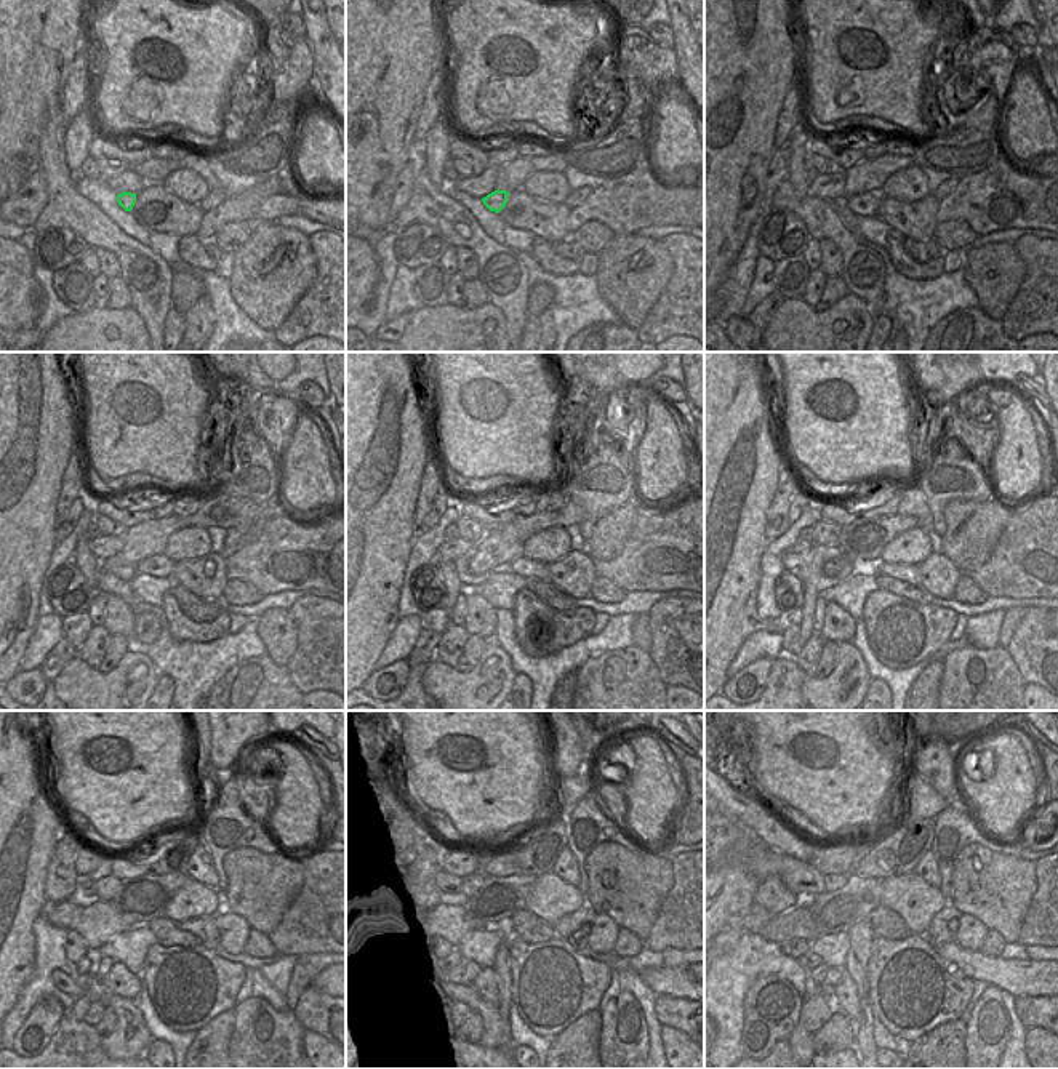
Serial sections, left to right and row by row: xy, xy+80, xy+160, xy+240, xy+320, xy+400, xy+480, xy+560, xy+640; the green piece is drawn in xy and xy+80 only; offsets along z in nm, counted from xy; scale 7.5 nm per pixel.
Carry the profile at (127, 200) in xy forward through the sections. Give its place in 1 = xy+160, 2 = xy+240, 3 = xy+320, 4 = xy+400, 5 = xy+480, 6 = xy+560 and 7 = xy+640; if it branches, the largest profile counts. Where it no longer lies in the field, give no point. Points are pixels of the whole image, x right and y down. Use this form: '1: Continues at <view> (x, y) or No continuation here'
1: Continues at xy+160 (865, 205)
2: Continues at xy+240 (160, 565)
3: Continues at xy+320 (527, 568)
4: Continues at xy+400 (909, 573)
5: Continues at xy+480 (204, 928)
6: Continues at xy+560 (575, 927)
7: Continues at xy+640 (943, 925).

